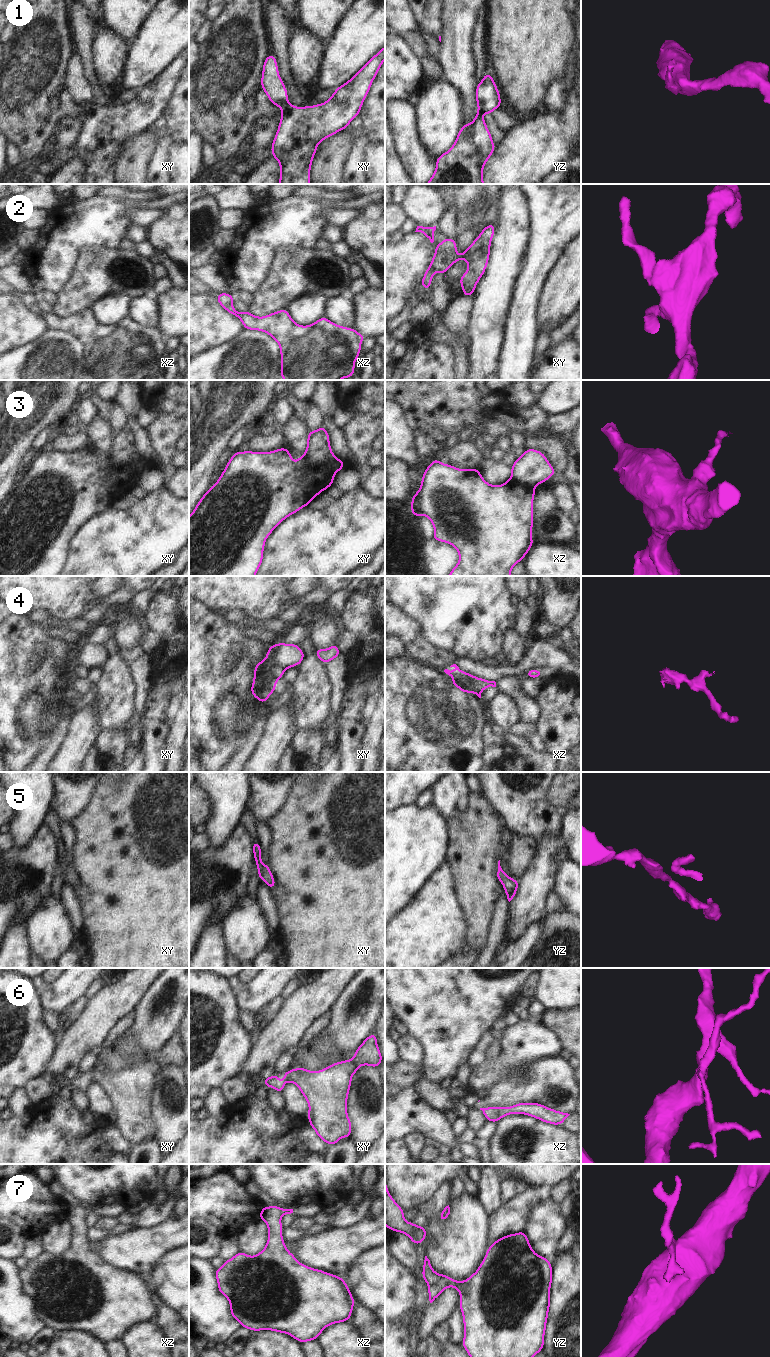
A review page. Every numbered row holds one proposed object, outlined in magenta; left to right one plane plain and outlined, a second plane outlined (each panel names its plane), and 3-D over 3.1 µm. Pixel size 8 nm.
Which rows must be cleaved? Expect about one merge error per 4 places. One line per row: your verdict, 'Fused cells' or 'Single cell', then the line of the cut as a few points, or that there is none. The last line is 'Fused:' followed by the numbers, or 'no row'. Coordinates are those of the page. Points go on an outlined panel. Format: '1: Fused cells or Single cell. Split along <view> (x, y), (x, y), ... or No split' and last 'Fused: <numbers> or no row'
1: Fused cells. Split along xy (289, 104), (282, 110)
2: Single cell. No split
3: Fused cells. Split along xy (332, 452), (326, 459), (329, 476)
4: Fused cells. Split along xz (454, 677), (465, 677), (480, 690)
5: Single cell. No split
6: Fused cells. Split along xy (288, 1072), (288, 1079), (286, 1081)
7: Single cell. No split
Fused: 1, 3, 4, 6.

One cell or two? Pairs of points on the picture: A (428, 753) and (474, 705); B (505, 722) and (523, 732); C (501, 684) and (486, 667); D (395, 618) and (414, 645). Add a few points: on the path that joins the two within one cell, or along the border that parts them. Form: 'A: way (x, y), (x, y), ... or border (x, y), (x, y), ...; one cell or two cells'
A: way (440, 741), (457, 726), (457, 722), (462, 717); one cell
B: border (518, 721), (507, 731); two cells
C: border (520, 678), (500, 677), (495, 681); two cells
D: way (400, 625), (412, 638); one cell

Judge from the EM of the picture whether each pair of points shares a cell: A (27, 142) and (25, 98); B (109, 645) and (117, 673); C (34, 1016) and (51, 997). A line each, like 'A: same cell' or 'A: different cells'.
A: same cell
B: same cell
C: different cells

